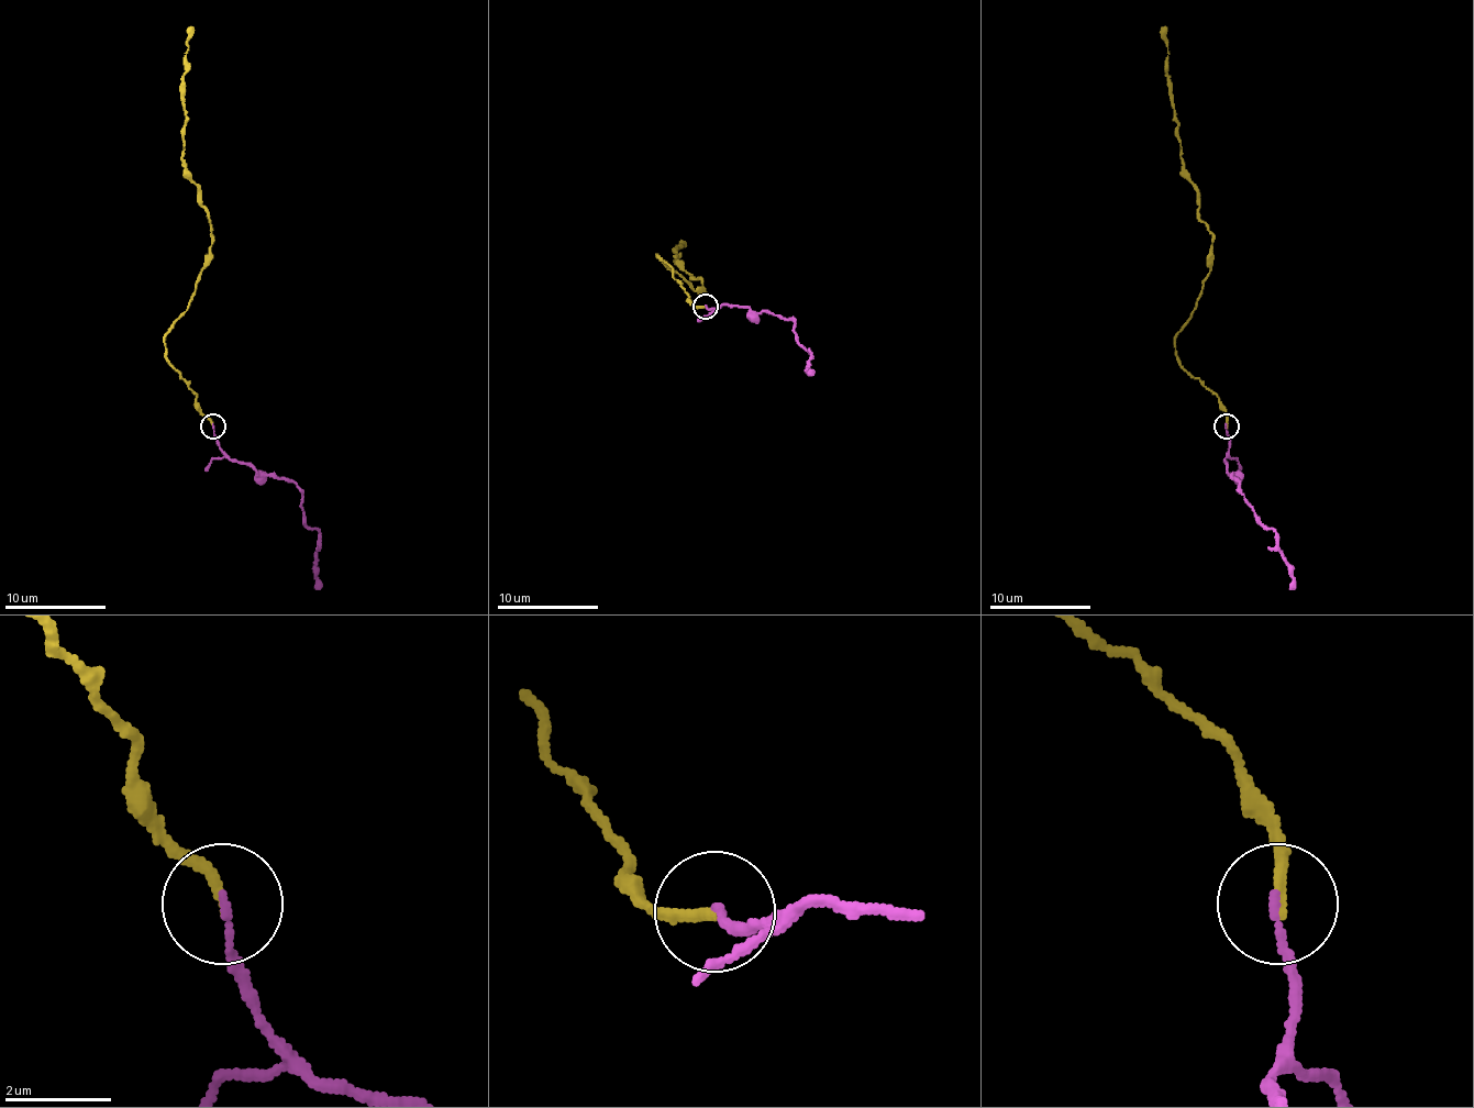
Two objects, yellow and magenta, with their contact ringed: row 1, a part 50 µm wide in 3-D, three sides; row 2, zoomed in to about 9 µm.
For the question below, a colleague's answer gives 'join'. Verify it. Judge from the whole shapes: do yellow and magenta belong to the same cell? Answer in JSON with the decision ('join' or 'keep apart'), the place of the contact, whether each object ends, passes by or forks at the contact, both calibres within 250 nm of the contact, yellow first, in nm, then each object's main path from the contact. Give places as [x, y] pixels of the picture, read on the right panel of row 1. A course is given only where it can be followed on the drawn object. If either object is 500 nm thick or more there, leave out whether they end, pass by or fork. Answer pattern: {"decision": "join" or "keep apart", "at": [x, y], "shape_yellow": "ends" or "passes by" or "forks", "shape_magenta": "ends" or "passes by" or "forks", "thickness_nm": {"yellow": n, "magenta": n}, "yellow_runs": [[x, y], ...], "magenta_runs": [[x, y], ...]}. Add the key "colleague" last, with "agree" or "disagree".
{"decision": "join", "at": [1226, 425], "shape_yellow": "ends", "shape_magenta": "ends", "thickness_nm": {"yellow": 200, "magenta": 150}, "yellow_runs": [[1226, 427], [1222, 403], [1179, 363], [1174, 347], [1203, 291], [1212, 233], [1179, 156], [1164, 26]], "magenta_runs": [[1226, 427], [1230, 477], [1243, 500], [1276, 533], [1276, 551], [1292, 579], [1289, 589]], "colleague": "agree"}

